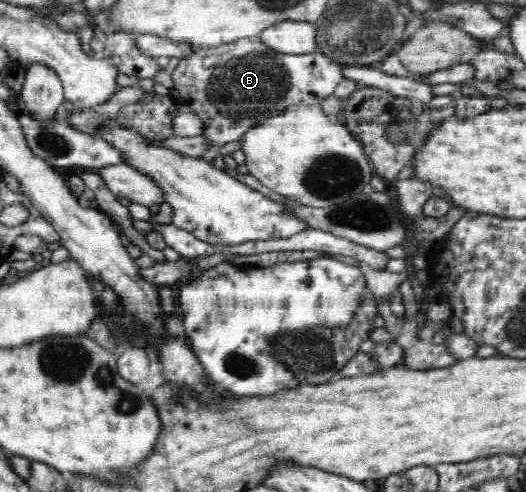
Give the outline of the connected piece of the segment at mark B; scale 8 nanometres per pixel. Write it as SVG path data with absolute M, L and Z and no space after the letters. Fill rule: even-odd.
M258 37L245 38L234 42L226 42L220 46L200 47L195 51L192 50L189 56L181 58L172 74L175 85L173 93L177 100L190 106L204 124L201 137L208 140L210 147L208 147L208 152L201 155L203 160L211 162L216 169L230 174L230 176L246 184L251 189L261 192L274 202L286 206L288 204L287 198L262 185L254 175L249 174L246 164L238 164L234 169L226 167L220 149L227 143L240 141L246 130L252 129L253 126L265 119L280 114L286 106L296 105L298 102L302 102L304 105L318 105L323 99L332 95L335 87L345 79L344 73L342 73L344 67L331 61L322 52L313 51L312 53L300 55L285 54L268 48L268 45L262 44Z

